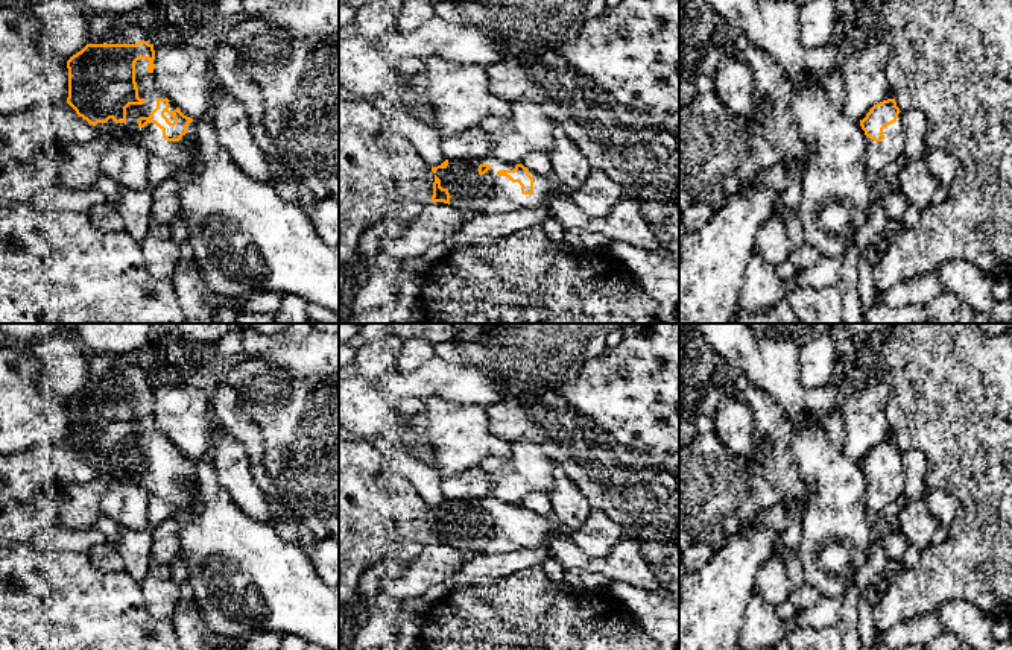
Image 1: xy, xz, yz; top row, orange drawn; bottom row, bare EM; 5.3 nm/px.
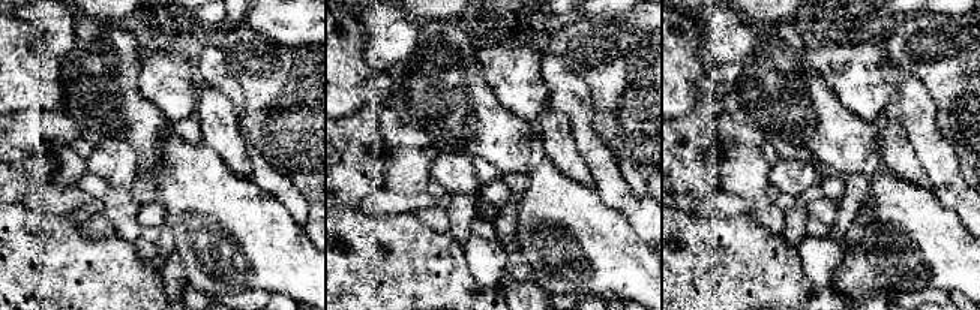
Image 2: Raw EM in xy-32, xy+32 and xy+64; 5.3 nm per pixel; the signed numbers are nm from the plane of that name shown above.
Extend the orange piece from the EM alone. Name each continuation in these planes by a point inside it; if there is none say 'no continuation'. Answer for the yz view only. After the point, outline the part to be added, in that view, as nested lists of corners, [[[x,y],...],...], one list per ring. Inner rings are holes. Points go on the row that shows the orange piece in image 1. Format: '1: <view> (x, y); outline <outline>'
1: yz (879, 154); outline [[[903,112],[898,114],[895,123],[883,129],[883,135],[883,141],[866,137],[866,164],[868,170],[875,173],[903,158],[906,141]]]

